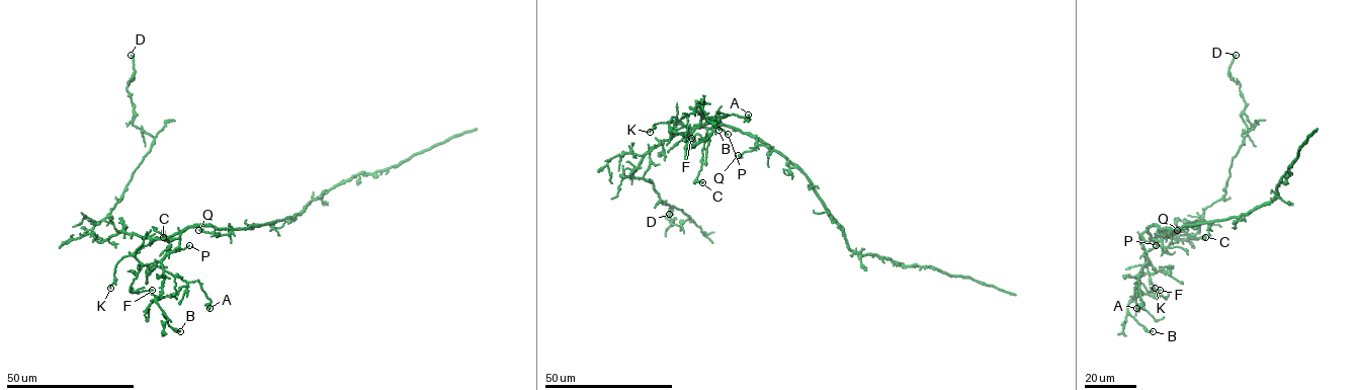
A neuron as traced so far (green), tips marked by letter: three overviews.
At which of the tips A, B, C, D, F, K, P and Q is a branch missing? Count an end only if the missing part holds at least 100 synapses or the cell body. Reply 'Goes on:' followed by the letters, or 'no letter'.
Goes on: no letter

